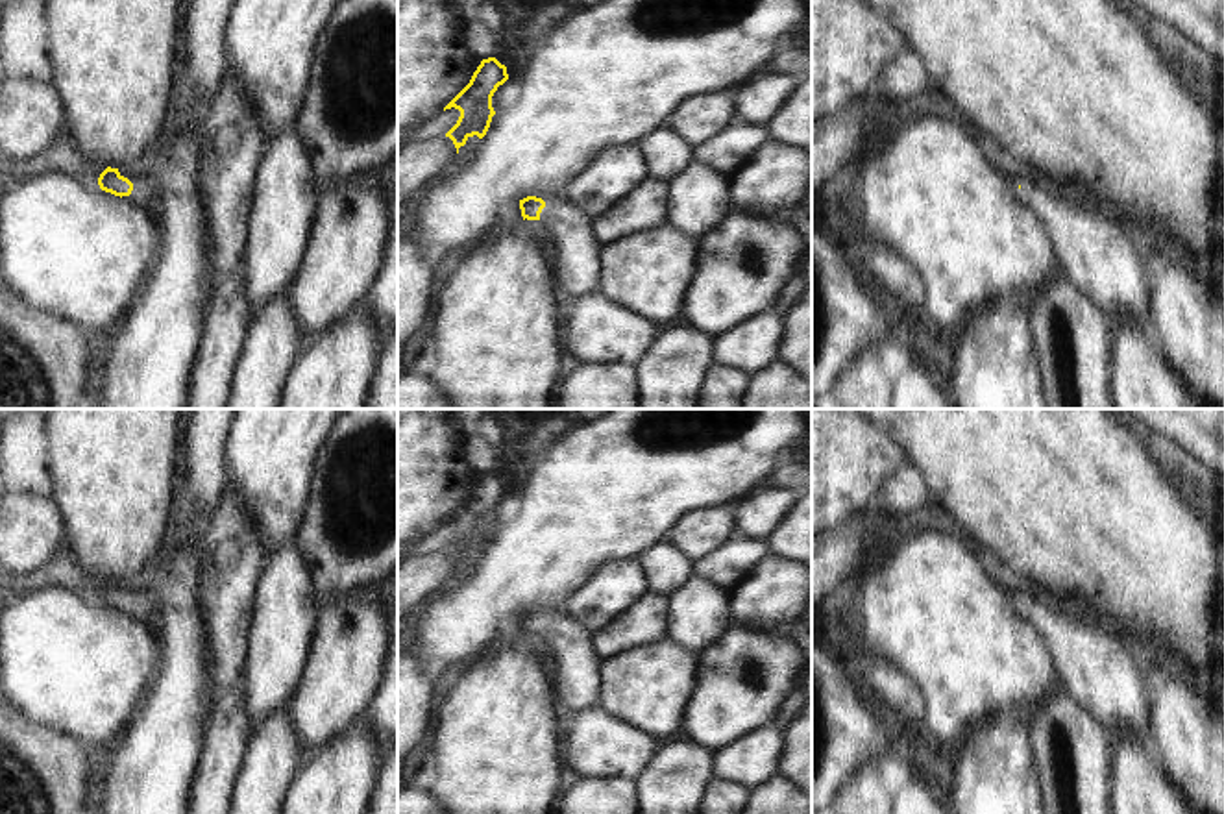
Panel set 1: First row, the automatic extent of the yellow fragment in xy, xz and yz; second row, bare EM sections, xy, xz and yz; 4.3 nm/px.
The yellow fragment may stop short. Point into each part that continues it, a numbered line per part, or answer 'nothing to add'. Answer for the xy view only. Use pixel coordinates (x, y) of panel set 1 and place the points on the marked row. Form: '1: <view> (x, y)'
1: xy (146, 195)

